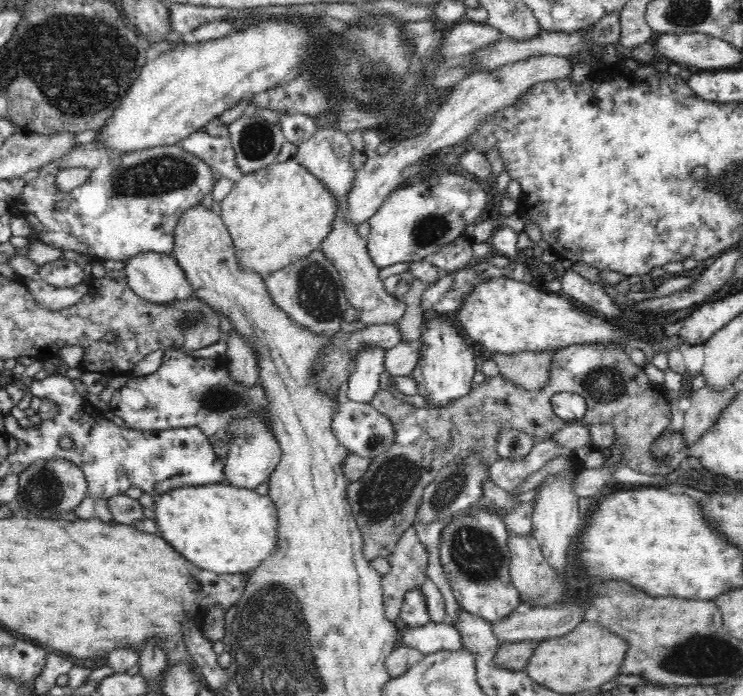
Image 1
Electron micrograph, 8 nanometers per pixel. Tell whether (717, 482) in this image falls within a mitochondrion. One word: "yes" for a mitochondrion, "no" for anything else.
no

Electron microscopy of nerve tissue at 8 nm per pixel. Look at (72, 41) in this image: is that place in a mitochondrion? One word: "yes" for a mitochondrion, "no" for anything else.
yes

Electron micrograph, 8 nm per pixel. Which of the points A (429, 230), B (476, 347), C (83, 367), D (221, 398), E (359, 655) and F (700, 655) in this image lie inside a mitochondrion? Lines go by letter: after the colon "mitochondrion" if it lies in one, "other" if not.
A: mitochondrion
B: other
C: other
D: mitochondrion
E: other
F: mitochondrion

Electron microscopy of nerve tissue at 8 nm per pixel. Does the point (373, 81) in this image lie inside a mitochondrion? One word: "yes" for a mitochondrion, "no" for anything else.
yes

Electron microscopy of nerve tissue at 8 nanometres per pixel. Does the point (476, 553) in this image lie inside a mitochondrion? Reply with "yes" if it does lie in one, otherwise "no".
yes

